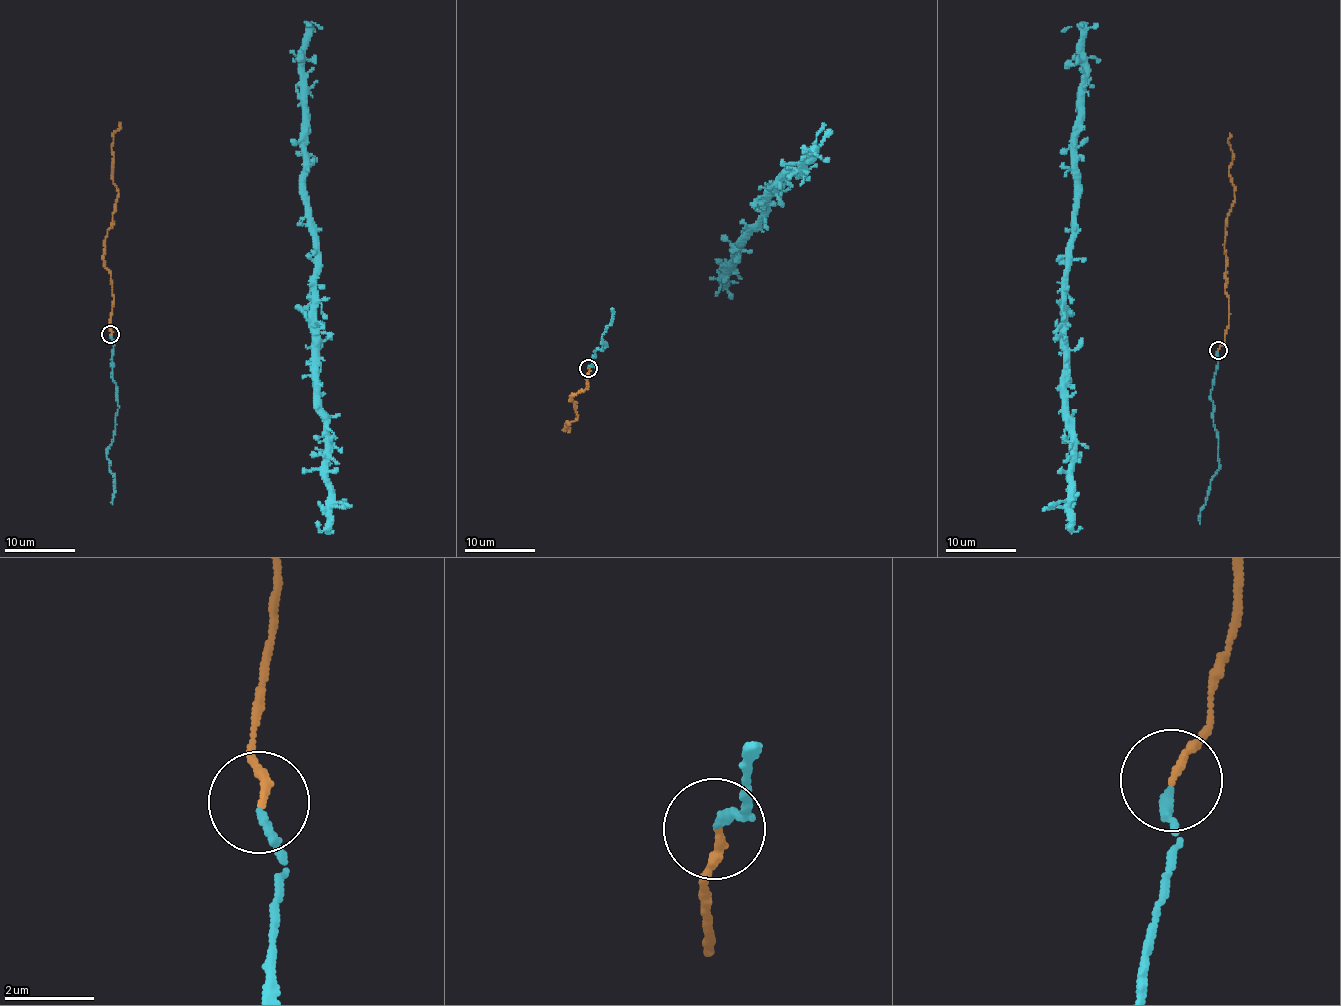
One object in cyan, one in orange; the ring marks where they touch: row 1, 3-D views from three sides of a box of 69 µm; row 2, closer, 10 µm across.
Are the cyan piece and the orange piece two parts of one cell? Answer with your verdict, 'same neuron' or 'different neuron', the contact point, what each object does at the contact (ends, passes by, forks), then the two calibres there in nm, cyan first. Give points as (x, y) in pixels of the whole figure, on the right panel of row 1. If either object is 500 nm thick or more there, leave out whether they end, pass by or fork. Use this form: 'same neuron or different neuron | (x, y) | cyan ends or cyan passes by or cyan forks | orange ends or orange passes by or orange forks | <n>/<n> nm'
same neuron | (1218, 350) | cyan ends | orange ends | 170/170 nm

